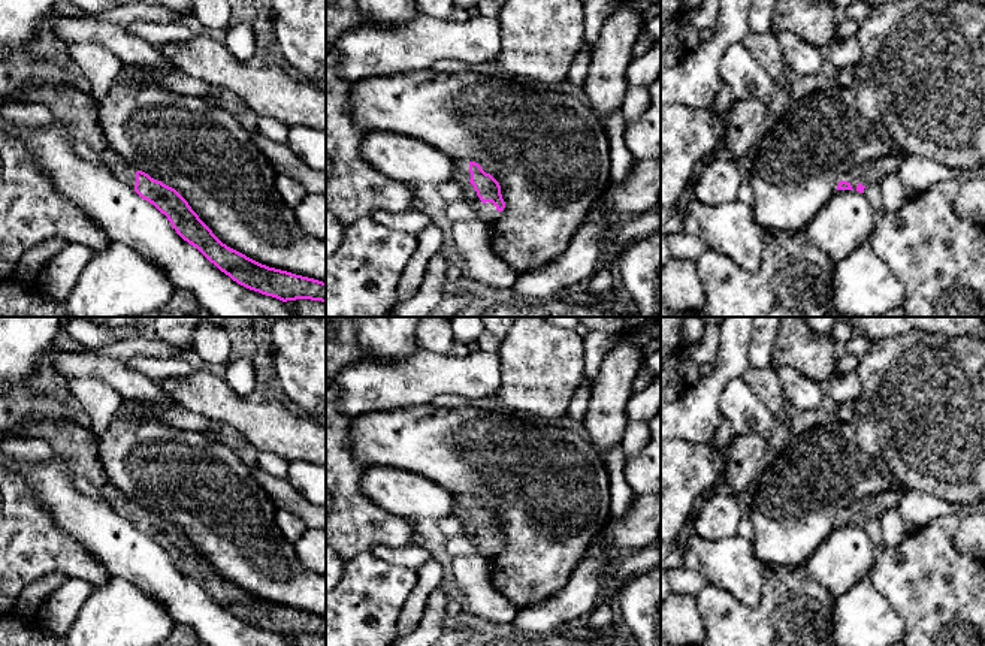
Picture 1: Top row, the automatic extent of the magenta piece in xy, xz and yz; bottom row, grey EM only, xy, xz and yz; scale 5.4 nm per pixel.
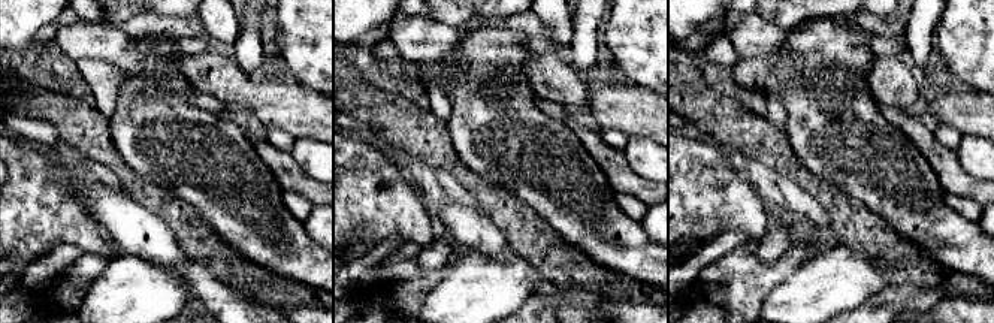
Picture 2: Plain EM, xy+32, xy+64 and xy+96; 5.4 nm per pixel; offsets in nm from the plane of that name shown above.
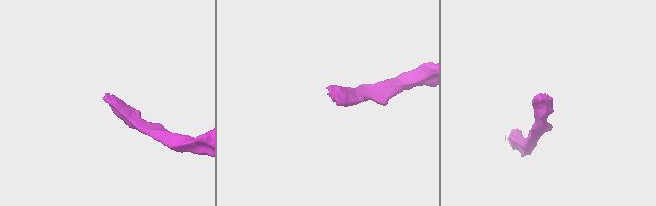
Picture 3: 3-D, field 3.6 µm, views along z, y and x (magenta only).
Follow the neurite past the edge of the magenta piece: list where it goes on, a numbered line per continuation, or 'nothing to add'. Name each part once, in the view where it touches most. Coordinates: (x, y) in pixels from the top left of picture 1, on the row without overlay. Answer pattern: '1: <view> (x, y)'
1: xz (488, 546)

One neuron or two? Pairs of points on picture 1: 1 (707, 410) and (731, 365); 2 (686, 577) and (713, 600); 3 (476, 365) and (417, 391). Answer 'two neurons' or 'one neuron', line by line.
1: one neuron
2: two neurons
3: one neuron

